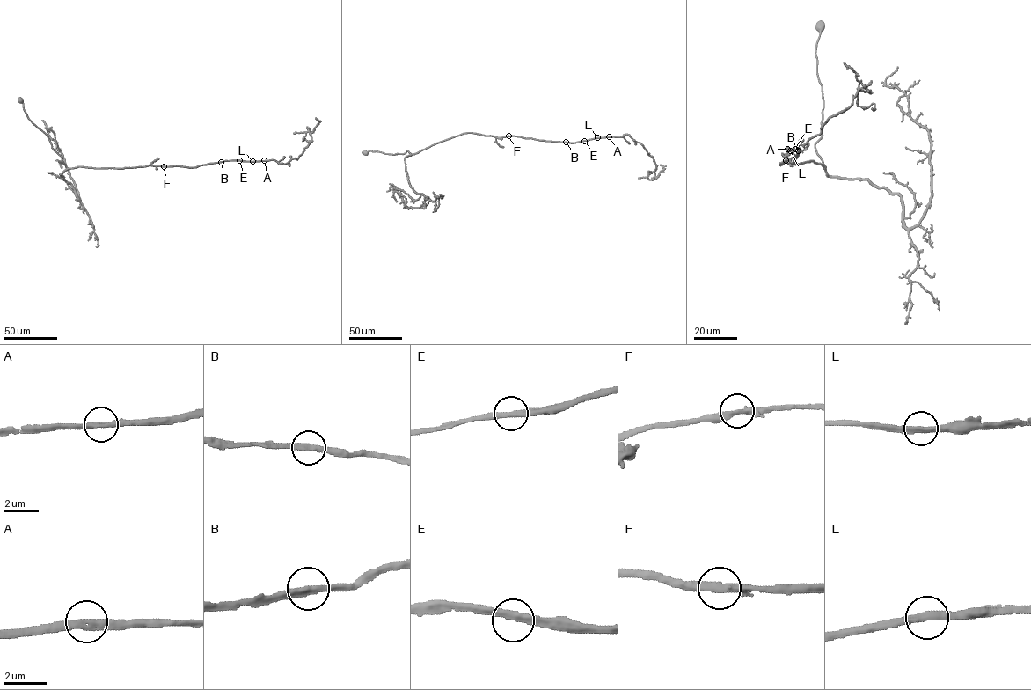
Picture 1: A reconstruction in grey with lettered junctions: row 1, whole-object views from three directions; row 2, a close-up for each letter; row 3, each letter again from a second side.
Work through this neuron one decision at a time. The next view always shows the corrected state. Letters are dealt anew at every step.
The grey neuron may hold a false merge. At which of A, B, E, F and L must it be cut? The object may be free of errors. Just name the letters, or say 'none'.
none

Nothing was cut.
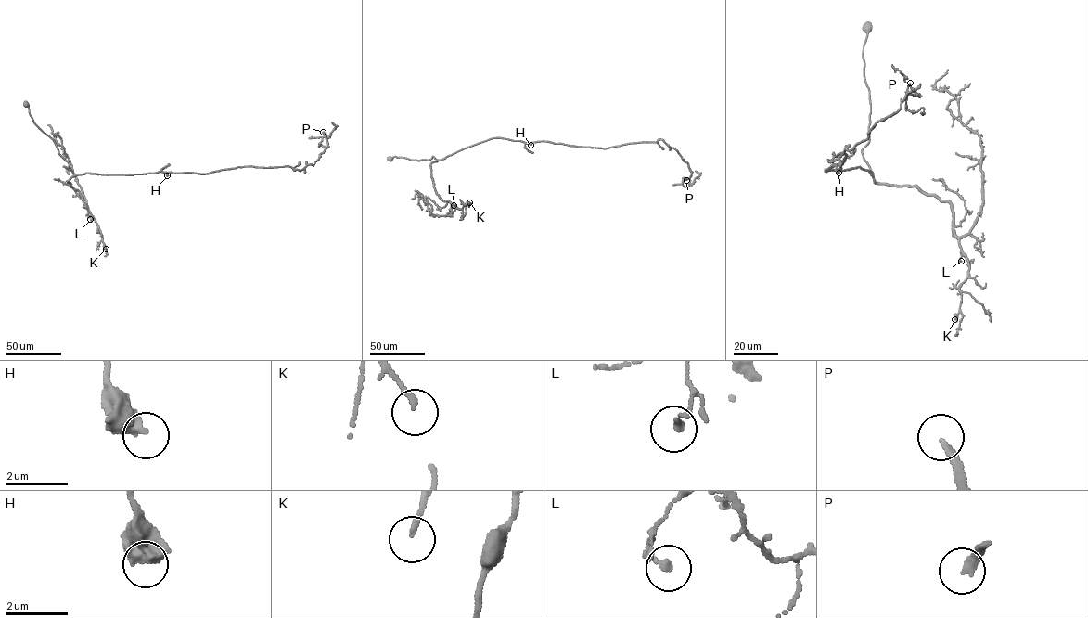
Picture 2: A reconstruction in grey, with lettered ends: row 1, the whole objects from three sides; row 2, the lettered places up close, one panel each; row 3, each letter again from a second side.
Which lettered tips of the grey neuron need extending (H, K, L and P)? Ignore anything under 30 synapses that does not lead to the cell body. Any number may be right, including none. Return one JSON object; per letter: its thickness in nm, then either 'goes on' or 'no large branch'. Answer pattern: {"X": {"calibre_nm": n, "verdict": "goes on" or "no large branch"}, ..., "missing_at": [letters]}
{"H": {"calibre_nm": 440, "verdict": "no large branch"}, "K": {"calibre_nm": 160, "verdict": "no large branch"}, "L": {"calibre_nm": 200, "verdict": "no large branch"}, "P": {"calibre_nm": 280, "verdict": "goes on"}, "missing_at": ["P"]}

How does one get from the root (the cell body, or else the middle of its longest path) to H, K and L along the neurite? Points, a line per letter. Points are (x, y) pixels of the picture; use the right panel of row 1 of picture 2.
H: (866, 28), (863, 57), (870, 114), (869, 141), (862, 154), (870, 171), (825, 170), (833, 163), (838, 173)
K: (866, 28), (870, 114), (862, 154), (875, 182), (915, 186), (951, 204), (969, 266), (954, 319)
L: (866, 28), (863, 57), (870, 114), (864, 158), (875, 182), (915, 186), (951, 204), (961, 261)

